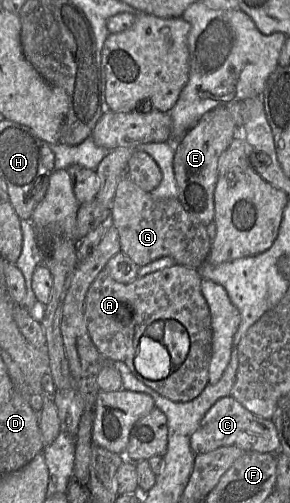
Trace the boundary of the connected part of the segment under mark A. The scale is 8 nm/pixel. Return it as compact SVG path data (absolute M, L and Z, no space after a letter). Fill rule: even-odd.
M173 265L159 271L138 277L129 283L115 281L105 267L90 285L84 304L84 315L89 336L99 352L110 361L125 363L133 375L142 383L161 396L174 402L188 402L195 399L207 386L209 380L209 364L212 352L211 315L208 304L201 292L201 280L197 269L182 265ZM156 320L176 320L187 330L190 349L185 361L168 377L162 380L150 380L141 375L135 368L135 355L140 338L146 328Z

